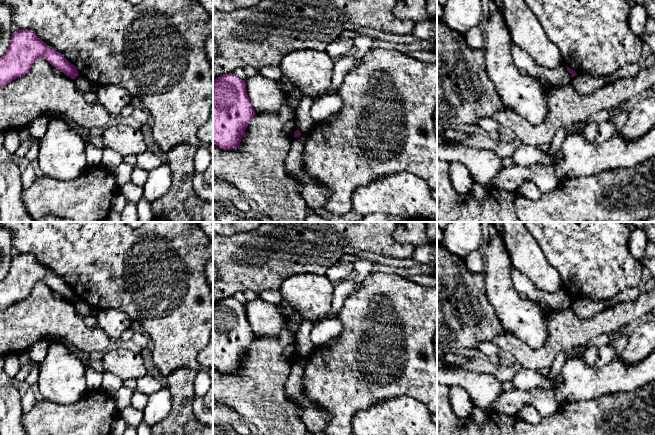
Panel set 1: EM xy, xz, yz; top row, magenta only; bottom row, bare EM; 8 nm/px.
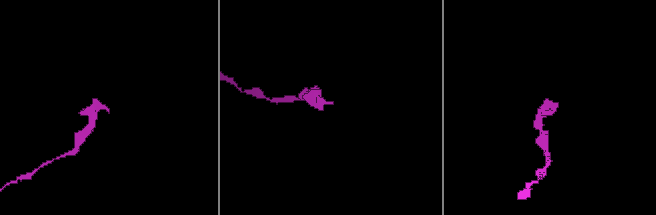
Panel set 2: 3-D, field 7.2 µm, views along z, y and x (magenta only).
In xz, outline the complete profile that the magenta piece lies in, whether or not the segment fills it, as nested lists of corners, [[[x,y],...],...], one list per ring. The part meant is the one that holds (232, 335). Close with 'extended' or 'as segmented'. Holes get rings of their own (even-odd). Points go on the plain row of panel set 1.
[[[232,297],[213,304],[213,367],[223,374],[237,373],[255,340],[245,304]]]; as segmented

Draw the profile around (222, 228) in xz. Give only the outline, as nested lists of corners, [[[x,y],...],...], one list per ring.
[[[213,222],[213,232],[222,236],[231,236],[241,232],[250,232],[264,222]]]

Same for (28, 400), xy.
[[[29,390],[24,395],[21,396],[21,407],[23,413],[29,412],[36,403],[34,393]]]

